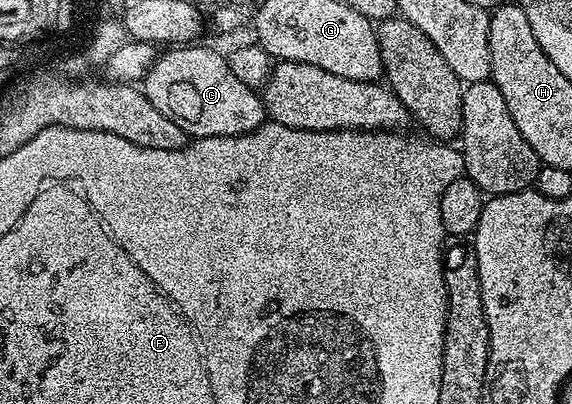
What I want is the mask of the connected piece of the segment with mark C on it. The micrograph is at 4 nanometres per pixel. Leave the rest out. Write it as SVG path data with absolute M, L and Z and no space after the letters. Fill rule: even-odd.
M192 43L182 47L171 47L160 52L155 61L149 67L149 71L143 76L141 82L143 94L165 115L173 119L181 131L185 131L188 138L200 137L232 137L238 133L252 133L265 121L265 110L260 94L254 88L241 83L237 75L229 67L224 54L215 49L206 49L203 43Z

